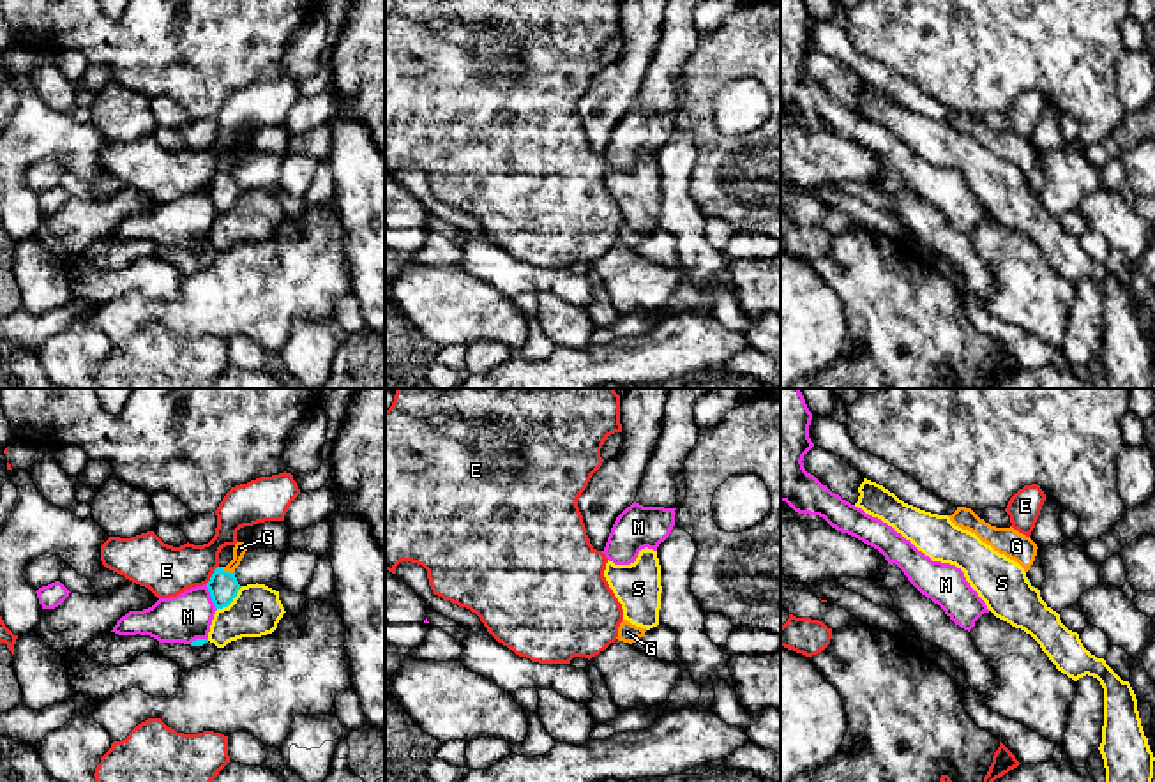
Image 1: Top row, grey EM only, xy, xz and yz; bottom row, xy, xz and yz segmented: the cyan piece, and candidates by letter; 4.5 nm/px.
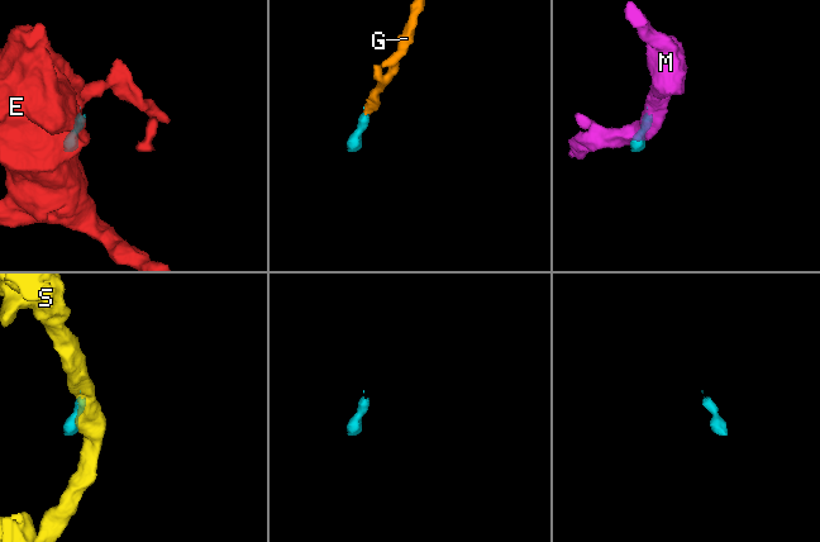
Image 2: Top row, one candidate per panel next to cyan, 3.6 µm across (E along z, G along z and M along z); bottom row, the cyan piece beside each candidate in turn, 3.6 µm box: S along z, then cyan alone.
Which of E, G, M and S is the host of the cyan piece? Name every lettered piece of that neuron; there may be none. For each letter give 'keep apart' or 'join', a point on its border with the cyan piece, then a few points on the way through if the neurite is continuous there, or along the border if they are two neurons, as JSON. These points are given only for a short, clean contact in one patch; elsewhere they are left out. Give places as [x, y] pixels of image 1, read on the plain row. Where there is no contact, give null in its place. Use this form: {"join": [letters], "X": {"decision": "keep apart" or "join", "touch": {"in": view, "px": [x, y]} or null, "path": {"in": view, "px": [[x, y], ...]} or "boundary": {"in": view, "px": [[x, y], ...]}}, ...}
{"join": ["G"], "E": {"decision": "keep apart", "touch": {"in": "xy", "px": [212, 179]}, "boundary": {"in": "xy", "px": [[218, 170], [205, 187]]}}, "G": {"decision": "join", "touch": {"in": "xy", "px": [228, 177]}, "path": {"in": "xy", "px": [[223, 191], [228, 177], [241, 152]]}}, "M": {"decision": "keep apart", "touch": {"in": "xy", "px": [211, 200]}, "boundary": {"in": "xy", "px": [[205, 189], [216, 214]]}}, "S": {"decision": "keep apart", "touch": {"in": "xy", "px": [232, 205]}, "boundary": {"in": "xy", "px": [[242, 191], [226, 210], [218, 214]]}}}

